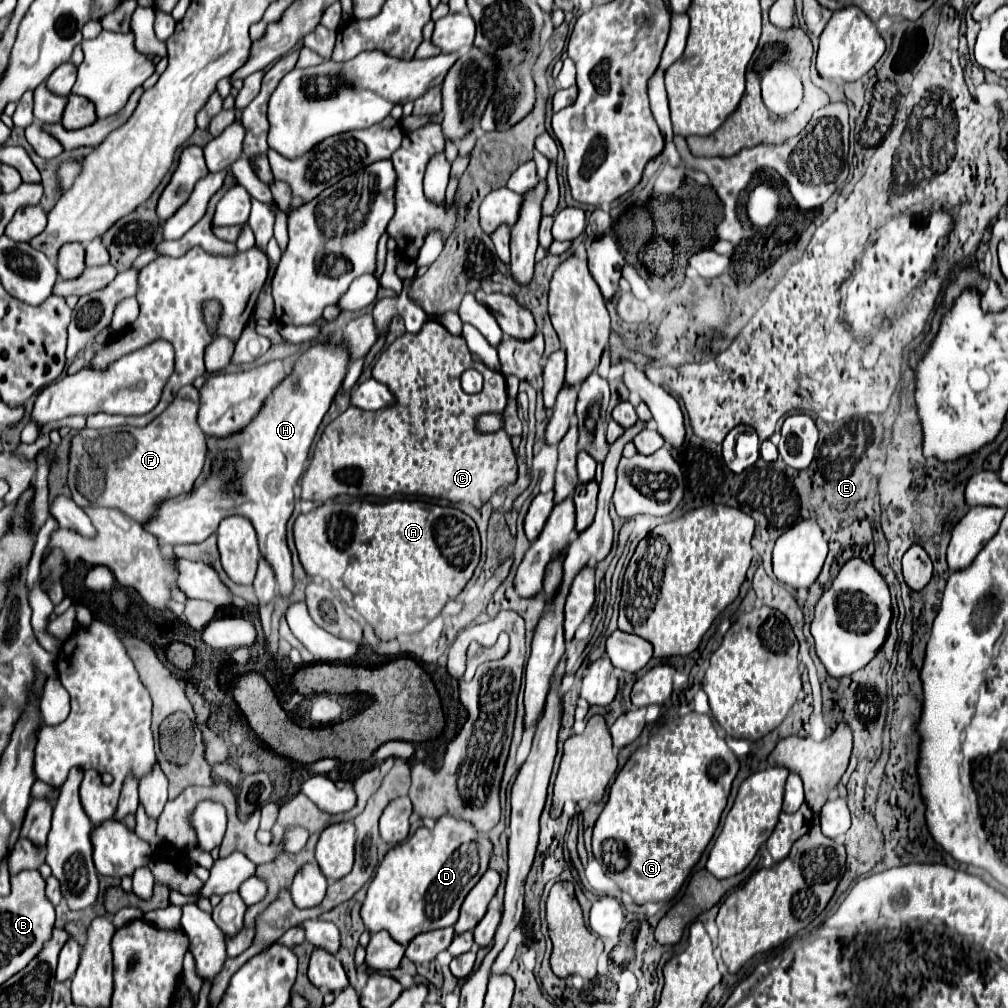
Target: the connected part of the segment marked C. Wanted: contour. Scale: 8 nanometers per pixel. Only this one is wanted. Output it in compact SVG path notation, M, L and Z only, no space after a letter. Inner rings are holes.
M427 320L419 334L399 336L375 362L373 378L387 384L397 396L397 406L377 412L361 412L351 406L337 416L321 434L315 456L303 474L301 498L325 502L341 494L349 496L381 496L395 494L425 494L431 498L445 498L449 502L471 502L483 506L489 496L503 486L517 480L517 456L507 432L501 428L497 434L481 434L475 420L483 412L503 412L507 404L505 376L473 360L463 336L449 334L437 320ZM475 368L483 374L485 384L479 394L465 394L461 388L461 374Z

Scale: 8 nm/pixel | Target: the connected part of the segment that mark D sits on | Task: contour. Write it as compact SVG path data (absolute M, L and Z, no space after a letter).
M441 816L429 830L421 826L403 844L391 848L369 884L361 918L369 932L387 930L407 947L417 934L453 926L469 890L479 882L477 834L469 822Z

